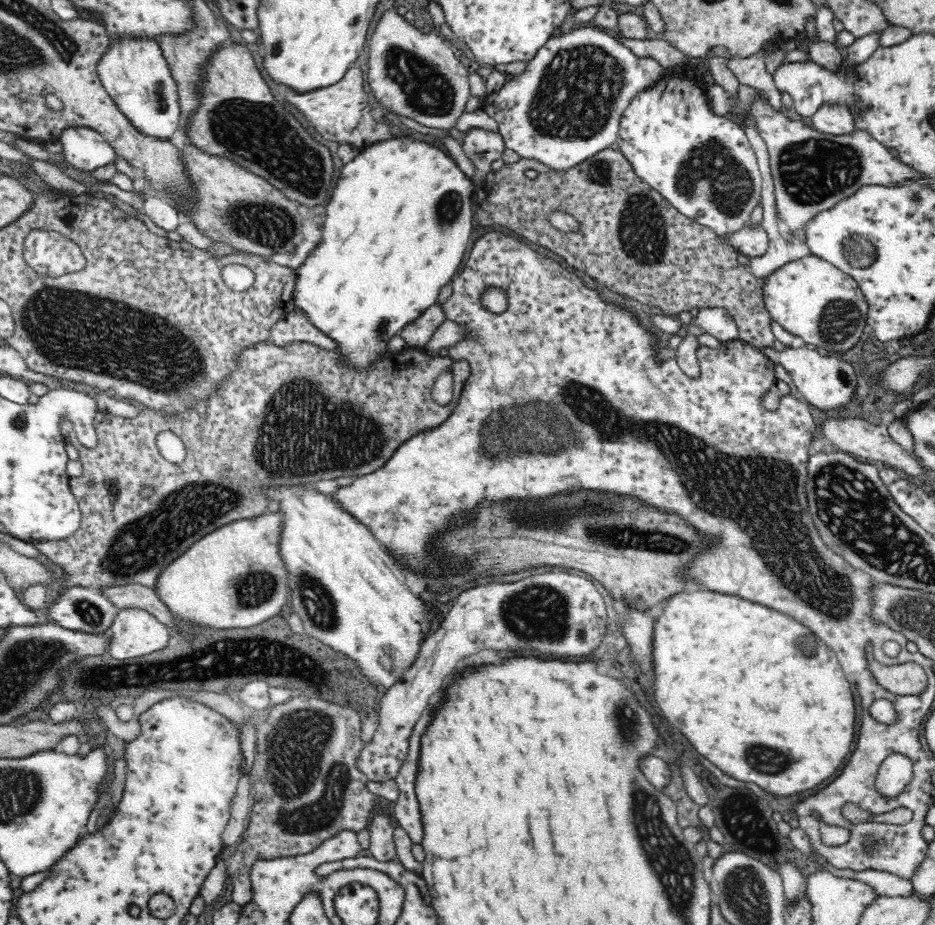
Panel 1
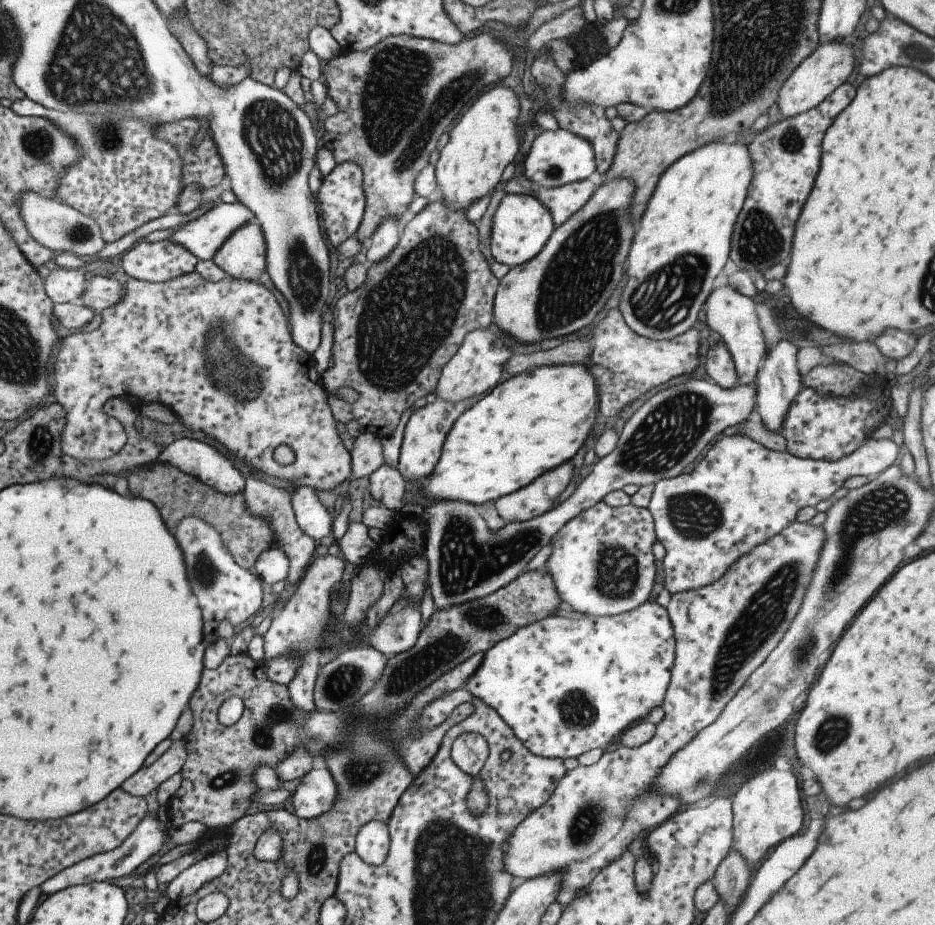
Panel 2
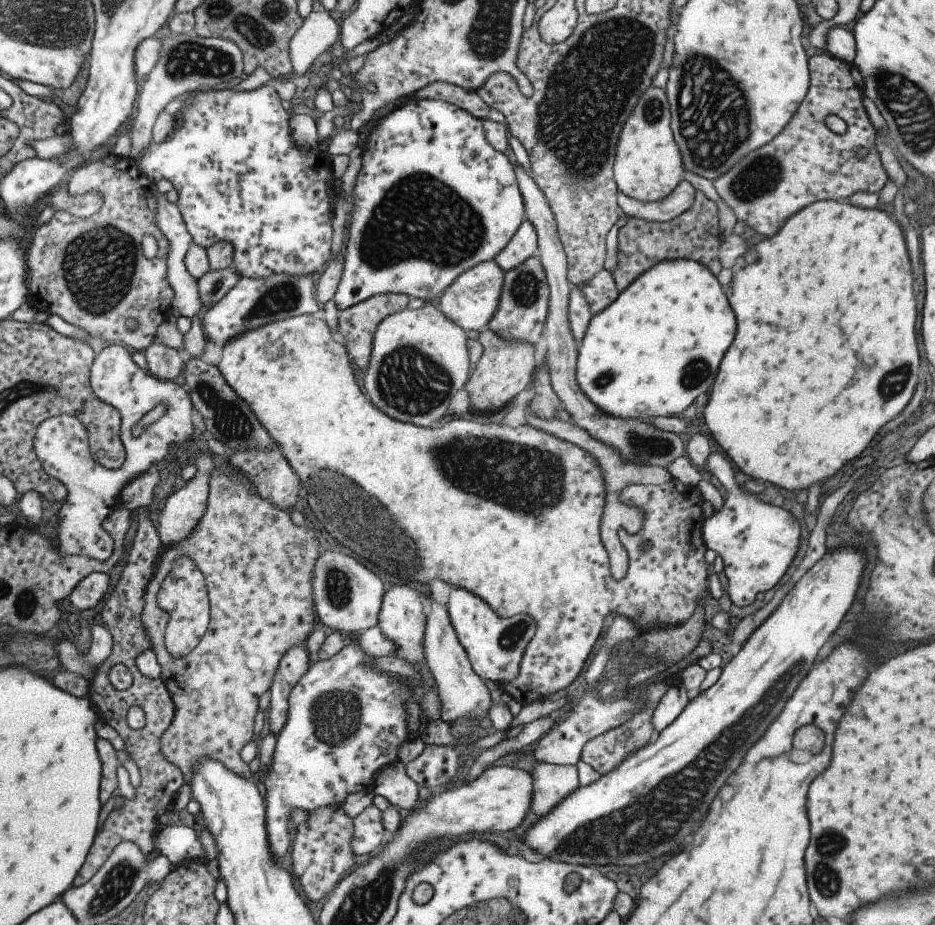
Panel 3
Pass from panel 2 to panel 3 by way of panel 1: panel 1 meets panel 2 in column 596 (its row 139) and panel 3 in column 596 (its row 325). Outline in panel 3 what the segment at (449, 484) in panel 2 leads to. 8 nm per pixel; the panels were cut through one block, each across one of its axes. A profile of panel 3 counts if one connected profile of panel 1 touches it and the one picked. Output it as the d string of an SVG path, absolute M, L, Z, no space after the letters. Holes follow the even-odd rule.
M689 258L655 262L625 290L619 291L607 308L590 316L576 348L575 382L591 404L607 416L644 422L657 416L677 416L697 396L709 392L719 360L731 344L735 329L735 316L724 289L705 266Z

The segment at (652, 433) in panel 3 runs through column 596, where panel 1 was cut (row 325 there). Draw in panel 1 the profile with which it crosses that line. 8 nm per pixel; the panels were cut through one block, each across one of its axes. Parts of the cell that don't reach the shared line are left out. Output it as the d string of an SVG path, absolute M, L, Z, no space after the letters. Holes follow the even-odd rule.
M437 302L429 306L416 320L406 325L399 335L404 338L410 347L422 348L426 344L434 331L447 318L443 309L443 304Z

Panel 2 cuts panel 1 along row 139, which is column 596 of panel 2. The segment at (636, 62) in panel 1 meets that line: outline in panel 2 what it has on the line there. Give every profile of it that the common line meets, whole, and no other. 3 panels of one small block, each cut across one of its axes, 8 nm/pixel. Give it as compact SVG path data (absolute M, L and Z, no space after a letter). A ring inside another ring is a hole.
M602 500L576 514L549 540L551 555L543 569L553 578L561 602L589 617L615 616L630 611L649 598L655 567L651 544L656 541L648 508L607 506Z

